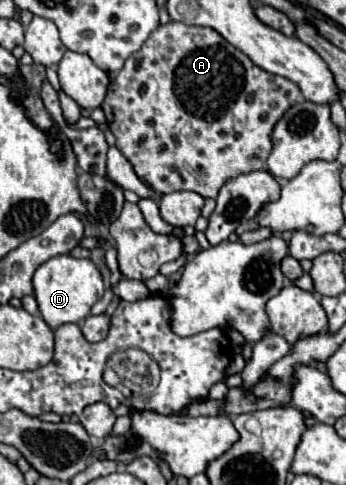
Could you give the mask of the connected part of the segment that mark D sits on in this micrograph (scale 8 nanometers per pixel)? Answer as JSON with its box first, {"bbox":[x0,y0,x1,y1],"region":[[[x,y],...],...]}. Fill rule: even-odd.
{"bbox":[34,254,104,330],"region":[[[70,254],[54,256],[34,272],[34,296],[42,318],[56,330],[62,324],[80,322],[90,314],[90,308],[104,296],[102,274],[92,260],[80,260]]]}

